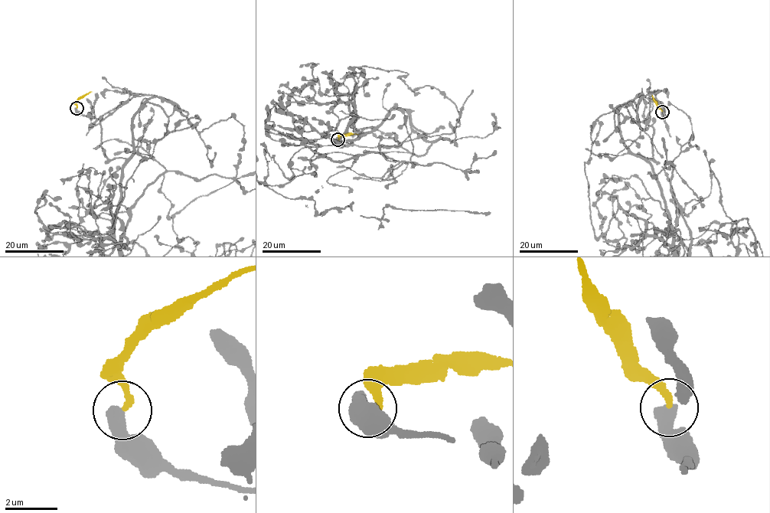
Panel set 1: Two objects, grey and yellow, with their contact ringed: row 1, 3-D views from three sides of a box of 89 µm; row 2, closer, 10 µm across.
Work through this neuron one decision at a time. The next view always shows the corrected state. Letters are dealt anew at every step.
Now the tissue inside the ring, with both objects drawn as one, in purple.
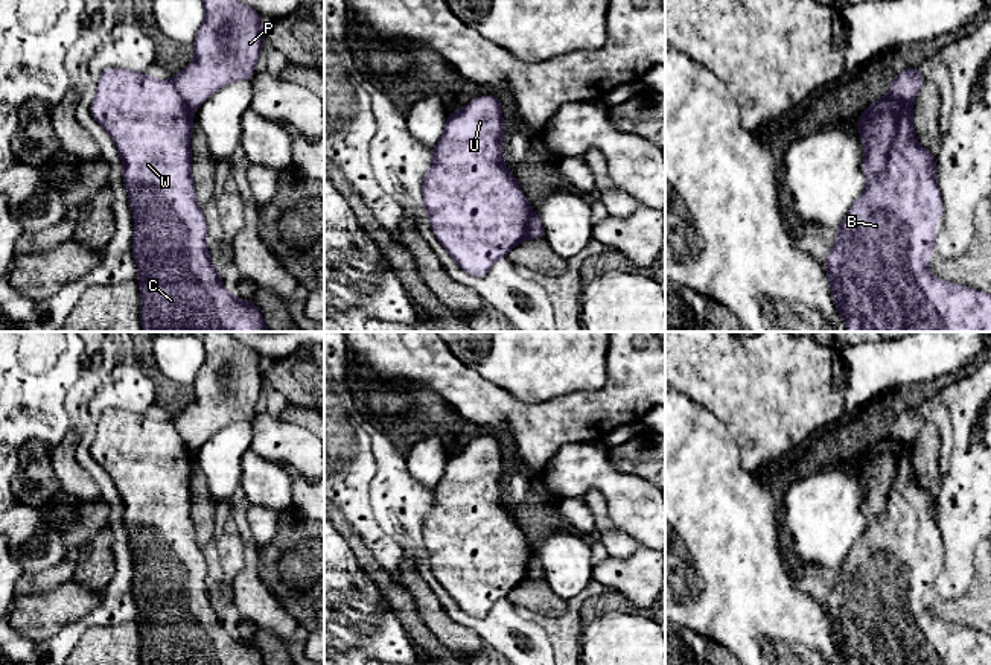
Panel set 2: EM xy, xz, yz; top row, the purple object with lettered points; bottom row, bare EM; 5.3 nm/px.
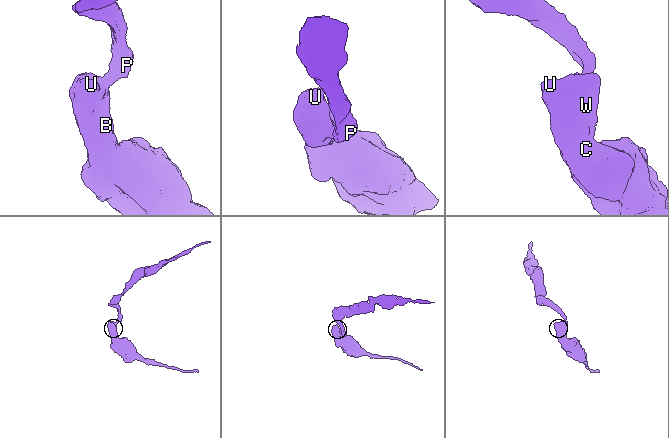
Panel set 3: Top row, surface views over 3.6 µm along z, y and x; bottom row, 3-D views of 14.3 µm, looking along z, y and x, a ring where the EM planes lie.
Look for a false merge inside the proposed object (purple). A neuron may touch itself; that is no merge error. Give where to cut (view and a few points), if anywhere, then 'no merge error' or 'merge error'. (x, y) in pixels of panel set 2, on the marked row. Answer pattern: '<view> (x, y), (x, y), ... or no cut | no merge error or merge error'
xy (172, 81), (181, 99), (192, 110) | merge error

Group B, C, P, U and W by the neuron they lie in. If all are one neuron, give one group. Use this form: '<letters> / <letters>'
B C U W / P

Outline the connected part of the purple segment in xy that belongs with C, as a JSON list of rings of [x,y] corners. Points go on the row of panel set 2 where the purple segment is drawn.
[[[105,68],[90,111],[111,135],[122,157],[122,178],[134,216],[132,256],[139,274],[142,332],[269,332],[254,303],[231,295],[212,263],[207,222],[192,180],[193,110],[183,100],[174,81],[126,68]]]

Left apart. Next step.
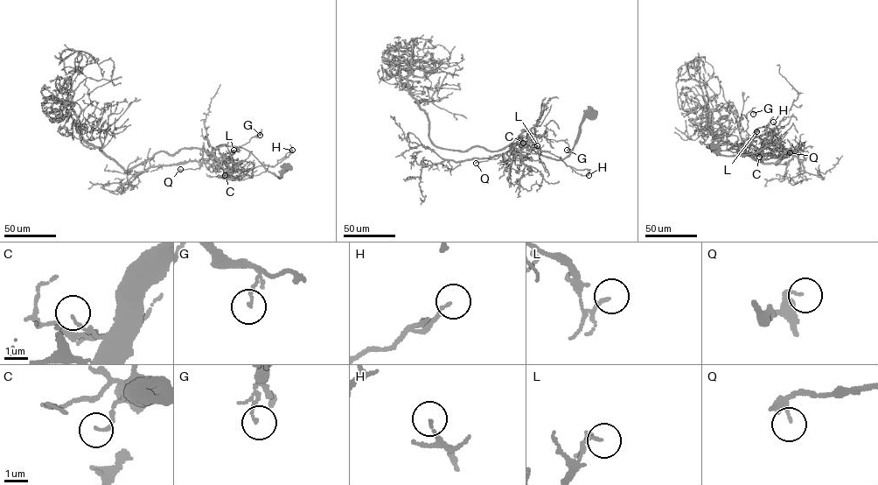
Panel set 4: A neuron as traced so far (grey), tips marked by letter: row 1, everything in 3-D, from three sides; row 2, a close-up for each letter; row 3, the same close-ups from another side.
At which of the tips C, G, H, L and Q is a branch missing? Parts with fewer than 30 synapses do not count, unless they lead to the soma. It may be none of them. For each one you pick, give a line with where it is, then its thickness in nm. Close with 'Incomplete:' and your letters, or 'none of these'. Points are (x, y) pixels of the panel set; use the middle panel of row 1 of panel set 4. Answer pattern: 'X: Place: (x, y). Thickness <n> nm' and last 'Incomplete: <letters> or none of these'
Incomplete: none of these

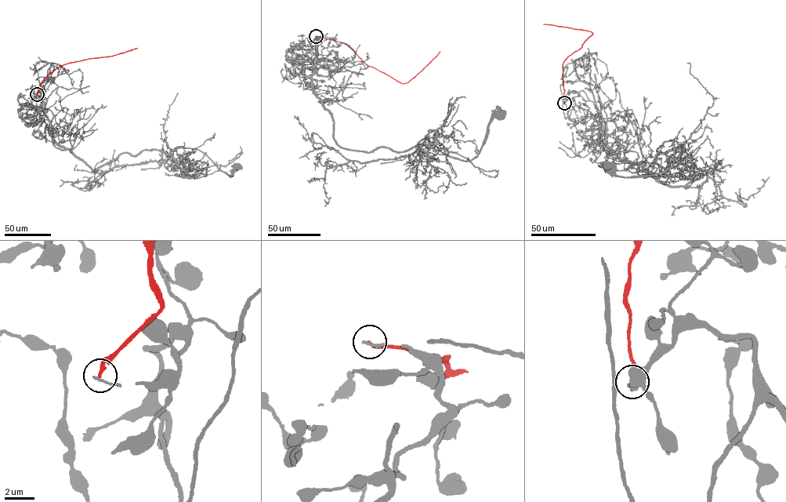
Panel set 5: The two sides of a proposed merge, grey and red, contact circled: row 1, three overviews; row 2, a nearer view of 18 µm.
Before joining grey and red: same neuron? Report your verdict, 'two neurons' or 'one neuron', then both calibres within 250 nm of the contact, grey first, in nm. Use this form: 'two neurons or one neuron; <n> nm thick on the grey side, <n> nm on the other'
two neurons; 170 nm thick on the grey side, 190 nm on the other

